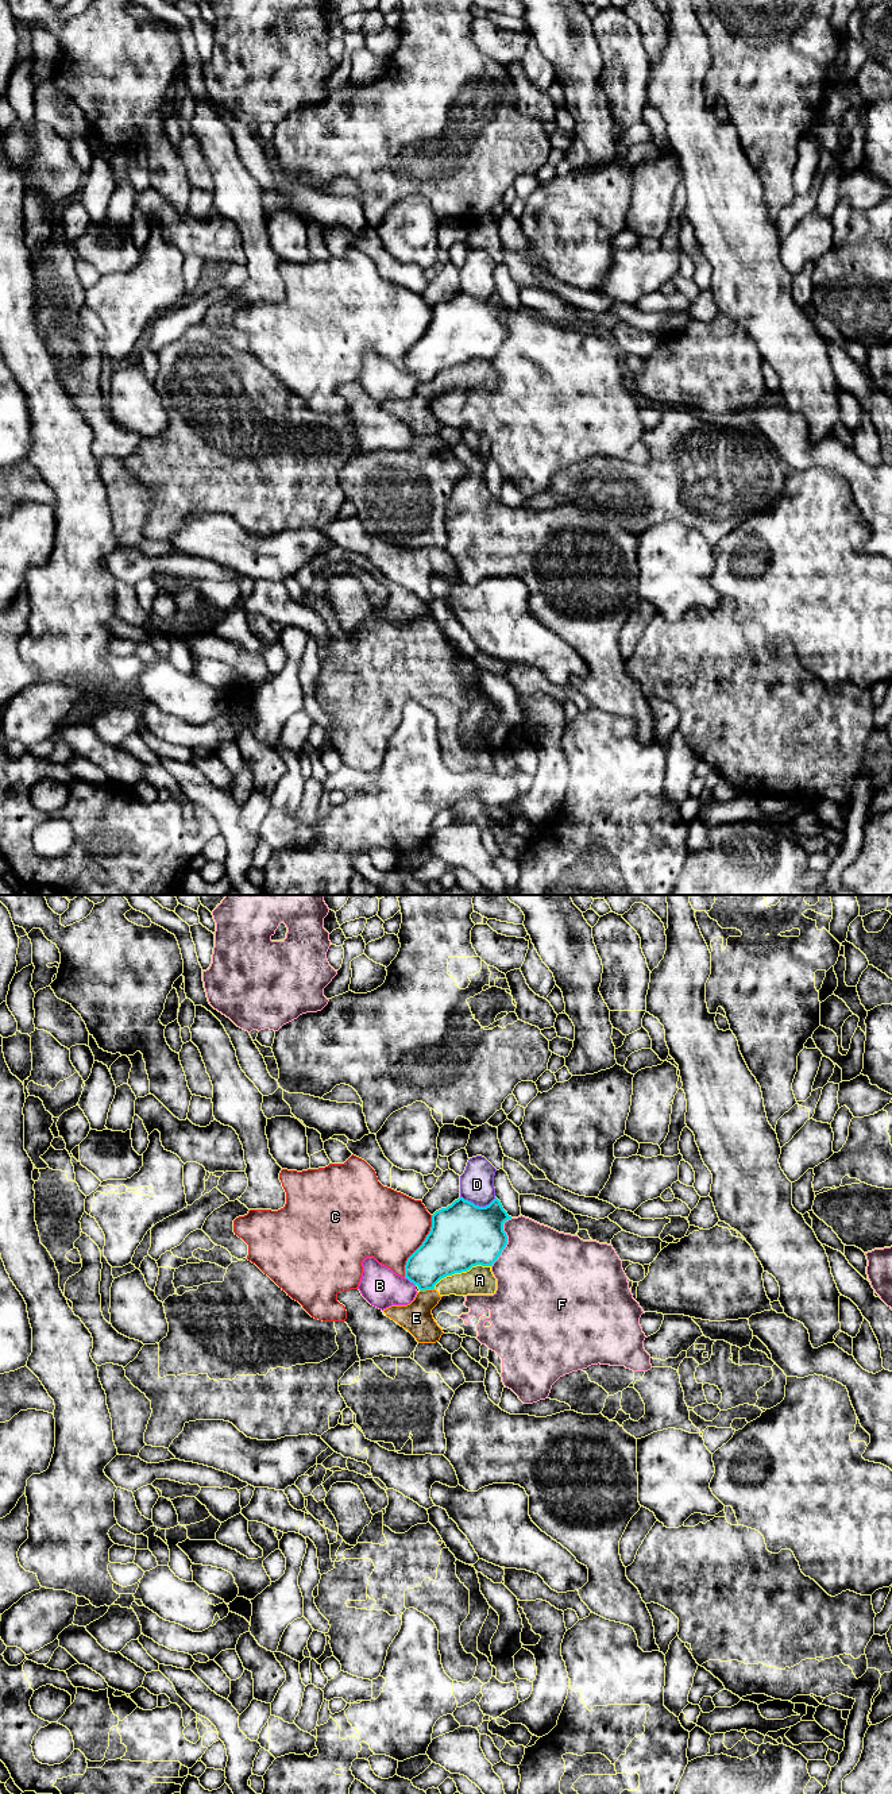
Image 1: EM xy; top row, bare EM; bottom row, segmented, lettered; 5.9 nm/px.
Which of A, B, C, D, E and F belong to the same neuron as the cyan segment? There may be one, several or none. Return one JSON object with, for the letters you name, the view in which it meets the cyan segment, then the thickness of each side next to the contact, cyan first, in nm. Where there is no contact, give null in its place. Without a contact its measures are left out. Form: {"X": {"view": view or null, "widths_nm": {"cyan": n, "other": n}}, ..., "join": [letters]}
{"B": {"view": "xy", "widths_nm": {"cyan": 260, "other": 240}}, "join": ["B"]}

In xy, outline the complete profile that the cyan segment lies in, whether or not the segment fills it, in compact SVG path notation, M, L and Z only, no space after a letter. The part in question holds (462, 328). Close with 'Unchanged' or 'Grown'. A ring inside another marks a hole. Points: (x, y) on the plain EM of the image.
M459 290L447 301L432 308L432 320L422 337L408 351L405 369L395 367L374 350L363 352L363 366L358 382L374 400L386 402L391 398L408 398L420 383L435 382L444 370L470 363L472 359L493 359L507 337L503 316L511 312L495 290L489 298L479 300Z. Grown

